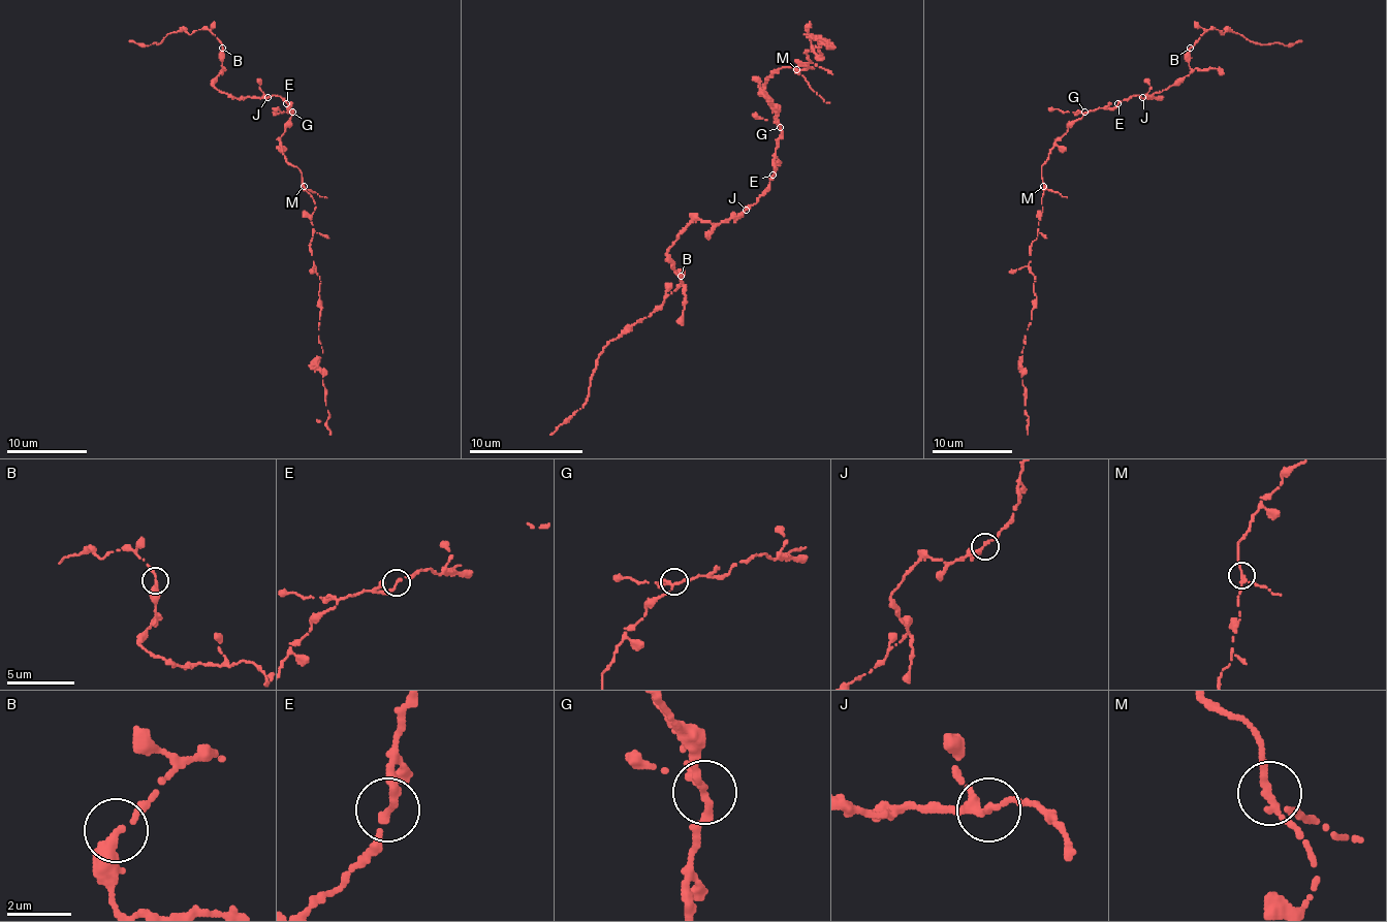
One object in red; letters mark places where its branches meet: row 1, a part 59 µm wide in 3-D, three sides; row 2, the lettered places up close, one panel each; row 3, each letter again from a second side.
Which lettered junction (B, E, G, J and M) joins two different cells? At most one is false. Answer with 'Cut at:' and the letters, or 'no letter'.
Cut at: no letter

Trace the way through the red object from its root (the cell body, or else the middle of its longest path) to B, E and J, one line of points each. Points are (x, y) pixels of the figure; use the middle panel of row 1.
B: (778, 113), (780, 138), (768, 187), (755, 204), (731, 219), (718, 224), (695, 219), (666, 253), (681, 276)
E: (778, 113), (780, 138), (775, 150), (771, 176)
J: (778, 113), (780, 138), (775, 150), (775, 176), (757, 201), (746, 210)

